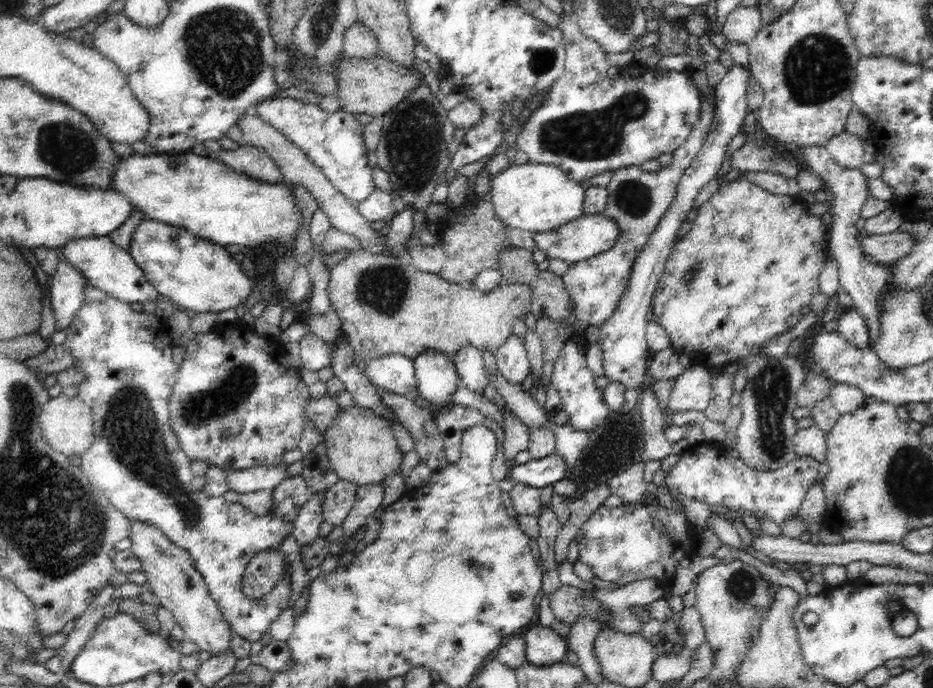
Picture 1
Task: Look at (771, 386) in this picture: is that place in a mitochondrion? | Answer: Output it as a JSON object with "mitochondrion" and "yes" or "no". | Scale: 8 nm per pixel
{"mitochondrion":"yes"}

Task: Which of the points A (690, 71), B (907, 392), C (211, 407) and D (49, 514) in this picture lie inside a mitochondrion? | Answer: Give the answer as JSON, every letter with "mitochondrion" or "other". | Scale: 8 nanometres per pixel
{"A":"other","B":"other","C":"mitochondrion","D":"mitochondrion"}

